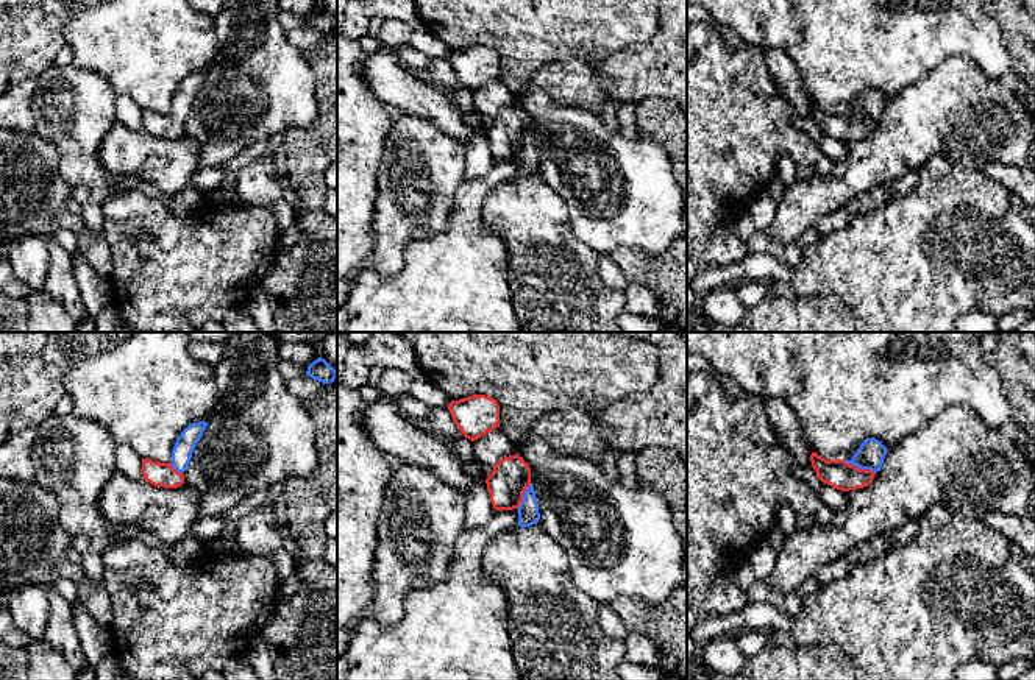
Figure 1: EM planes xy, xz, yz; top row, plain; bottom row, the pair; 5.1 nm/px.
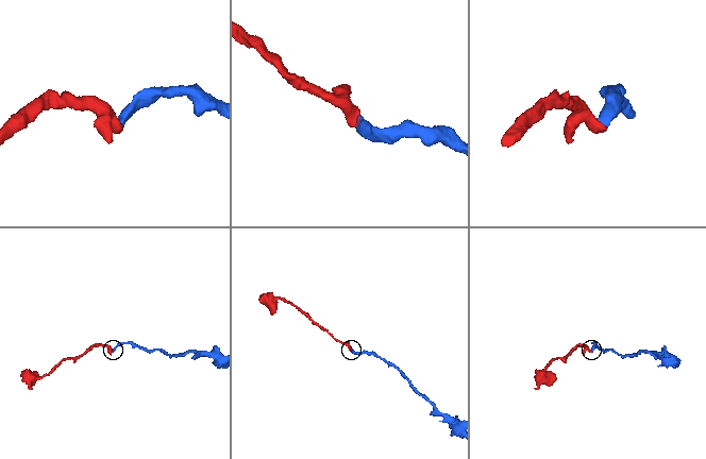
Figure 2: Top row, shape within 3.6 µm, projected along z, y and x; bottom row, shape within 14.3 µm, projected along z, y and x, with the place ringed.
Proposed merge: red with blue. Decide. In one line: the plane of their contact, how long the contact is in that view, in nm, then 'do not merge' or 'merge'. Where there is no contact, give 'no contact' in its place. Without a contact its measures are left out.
contact in yz; length 180 nm; merge

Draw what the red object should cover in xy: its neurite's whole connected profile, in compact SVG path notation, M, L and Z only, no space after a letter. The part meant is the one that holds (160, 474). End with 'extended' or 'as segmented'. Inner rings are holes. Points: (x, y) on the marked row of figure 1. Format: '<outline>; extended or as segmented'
M198 421L189 424L172 449L172 462L159 463L142 459L142 474L147 482L155 487L178 488L184 483L184 471L190 462L192 452L200 441L209 423Z; extended

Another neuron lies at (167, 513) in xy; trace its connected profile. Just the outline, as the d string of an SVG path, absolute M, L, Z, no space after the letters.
M119 471L105 485L98 507L109 522L148 532L161 546L186 537L200 519L197 493L189 485L155 487L145 479L134 480Z

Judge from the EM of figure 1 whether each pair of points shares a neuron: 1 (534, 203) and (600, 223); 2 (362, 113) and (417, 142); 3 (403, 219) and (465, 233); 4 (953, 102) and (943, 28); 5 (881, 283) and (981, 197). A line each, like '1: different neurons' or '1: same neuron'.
1: different neurons
2: different neurons
3: different neurons
4: different neurons
5: same neuron

